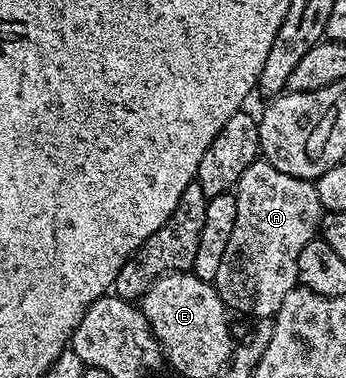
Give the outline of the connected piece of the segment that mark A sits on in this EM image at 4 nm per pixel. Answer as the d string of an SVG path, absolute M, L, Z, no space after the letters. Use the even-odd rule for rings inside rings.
M257 160L245 168L233 193L237 200L237 221L213 285L228 311L252 314L255 320L274 318L285 296L299 281L297 256L301 256L301 248L319 234L325 211L318 188L314 181L277 172L273 164Z

